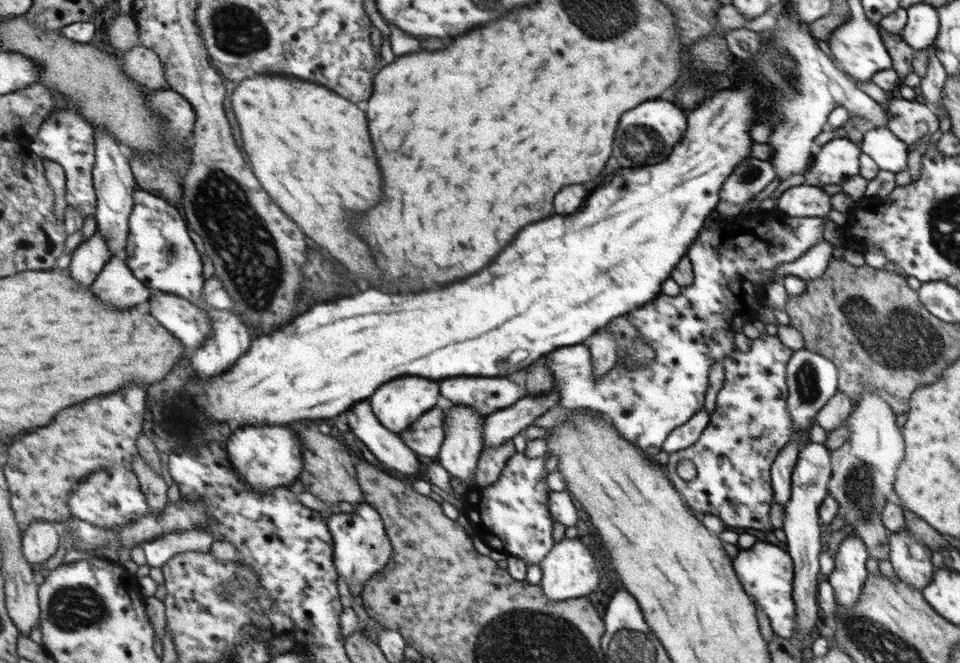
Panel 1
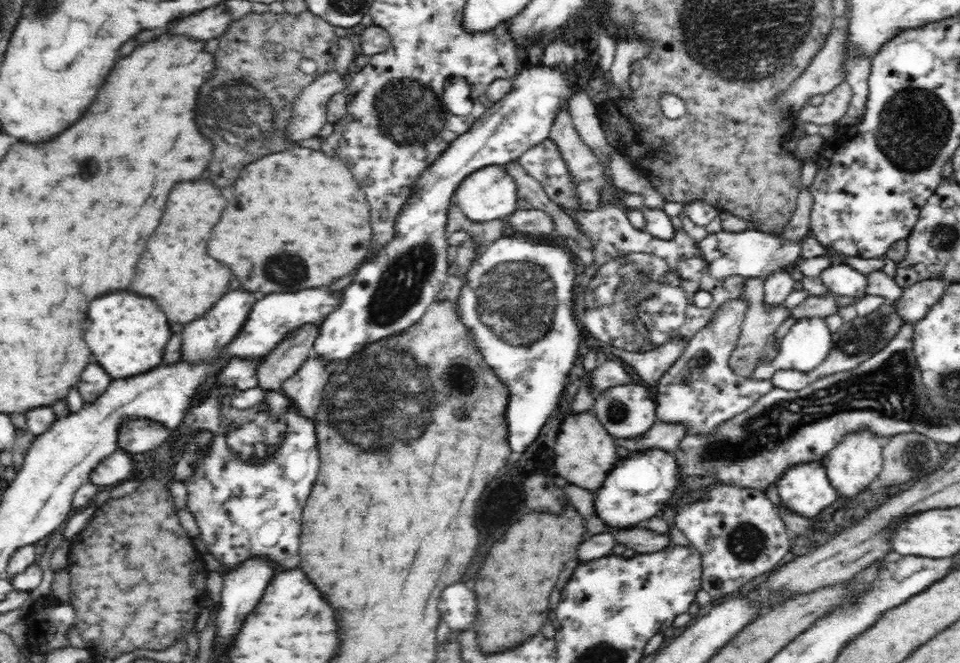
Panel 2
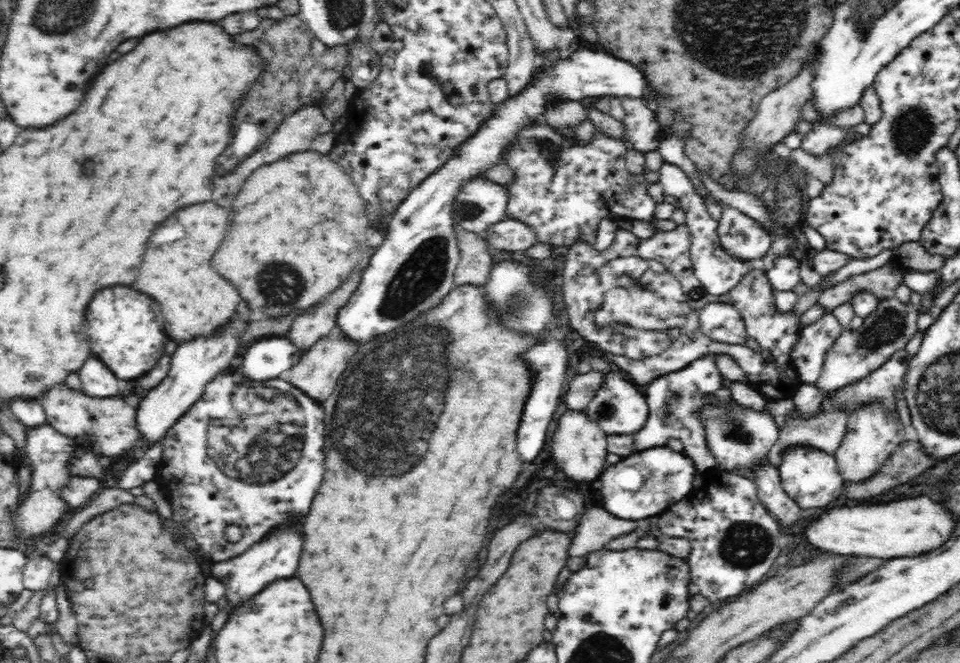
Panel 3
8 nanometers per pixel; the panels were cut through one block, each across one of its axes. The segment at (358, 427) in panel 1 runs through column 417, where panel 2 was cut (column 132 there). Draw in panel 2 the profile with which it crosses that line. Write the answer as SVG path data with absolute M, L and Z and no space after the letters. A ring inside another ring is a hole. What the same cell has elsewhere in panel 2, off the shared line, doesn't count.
M118 447L110 456L98 463L89 474L90 480L100 488L111 488L123 481L128 481L132 472L136 470L136 463L132 453Z

